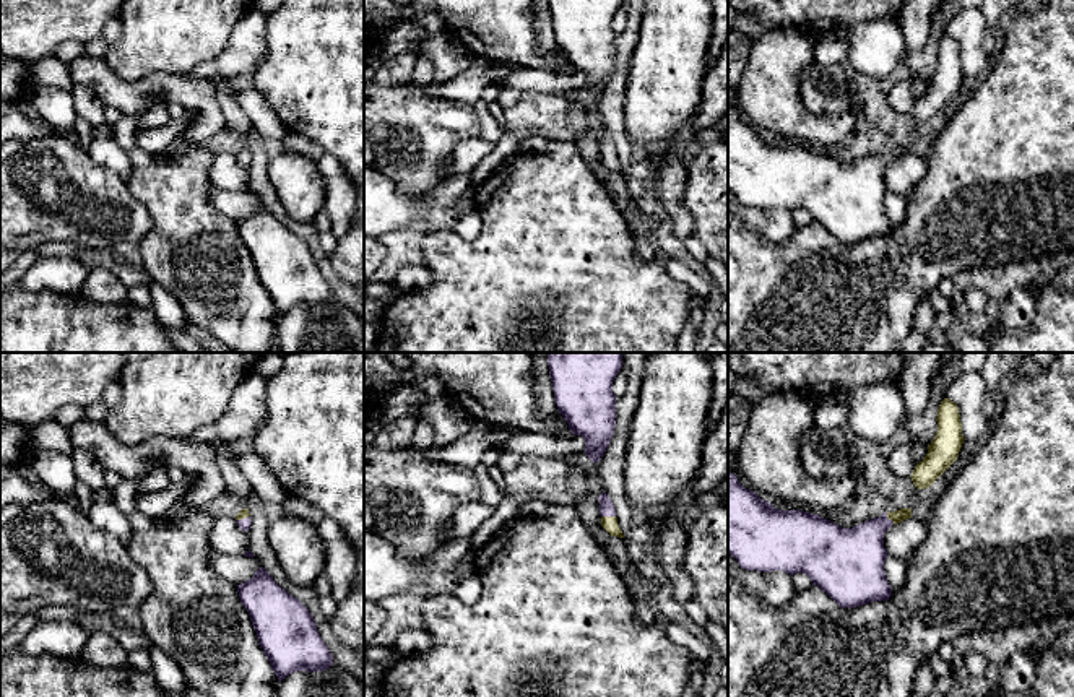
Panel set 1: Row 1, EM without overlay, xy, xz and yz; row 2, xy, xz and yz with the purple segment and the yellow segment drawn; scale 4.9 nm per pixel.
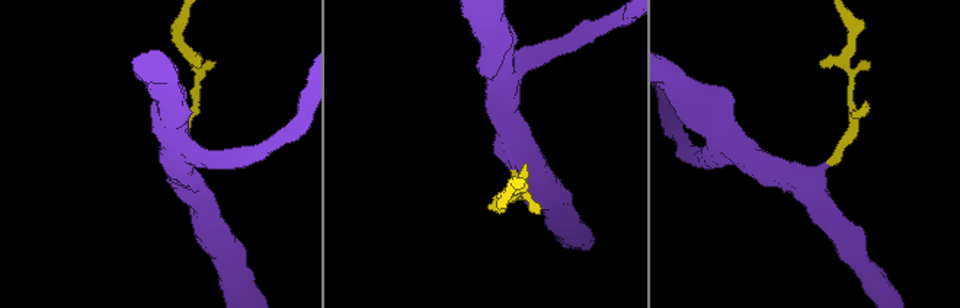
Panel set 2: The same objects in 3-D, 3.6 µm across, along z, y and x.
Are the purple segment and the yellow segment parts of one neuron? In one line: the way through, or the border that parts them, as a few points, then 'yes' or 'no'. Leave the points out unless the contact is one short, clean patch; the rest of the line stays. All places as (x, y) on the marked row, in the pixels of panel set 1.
way xz (606, 507), (608, 515), (610, 523); yes

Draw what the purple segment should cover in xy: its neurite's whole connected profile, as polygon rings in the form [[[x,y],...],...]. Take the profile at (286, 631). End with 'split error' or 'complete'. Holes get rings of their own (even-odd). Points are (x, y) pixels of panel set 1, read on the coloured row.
[[[260,567],[253,577],[237,587],[240,603],[247,609],[278,682],[296,671],[323,671],[333,665],[333,656],[322,640],[309,609],[284,588],[281,588],[266,569]]]; complete

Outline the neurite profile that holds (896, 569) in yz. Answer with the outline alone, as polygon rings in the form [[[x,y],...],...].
[[[887,556],[884,562],[887,582],[892,590],[900,588],[907,578],[907,561],[894,556]]]

